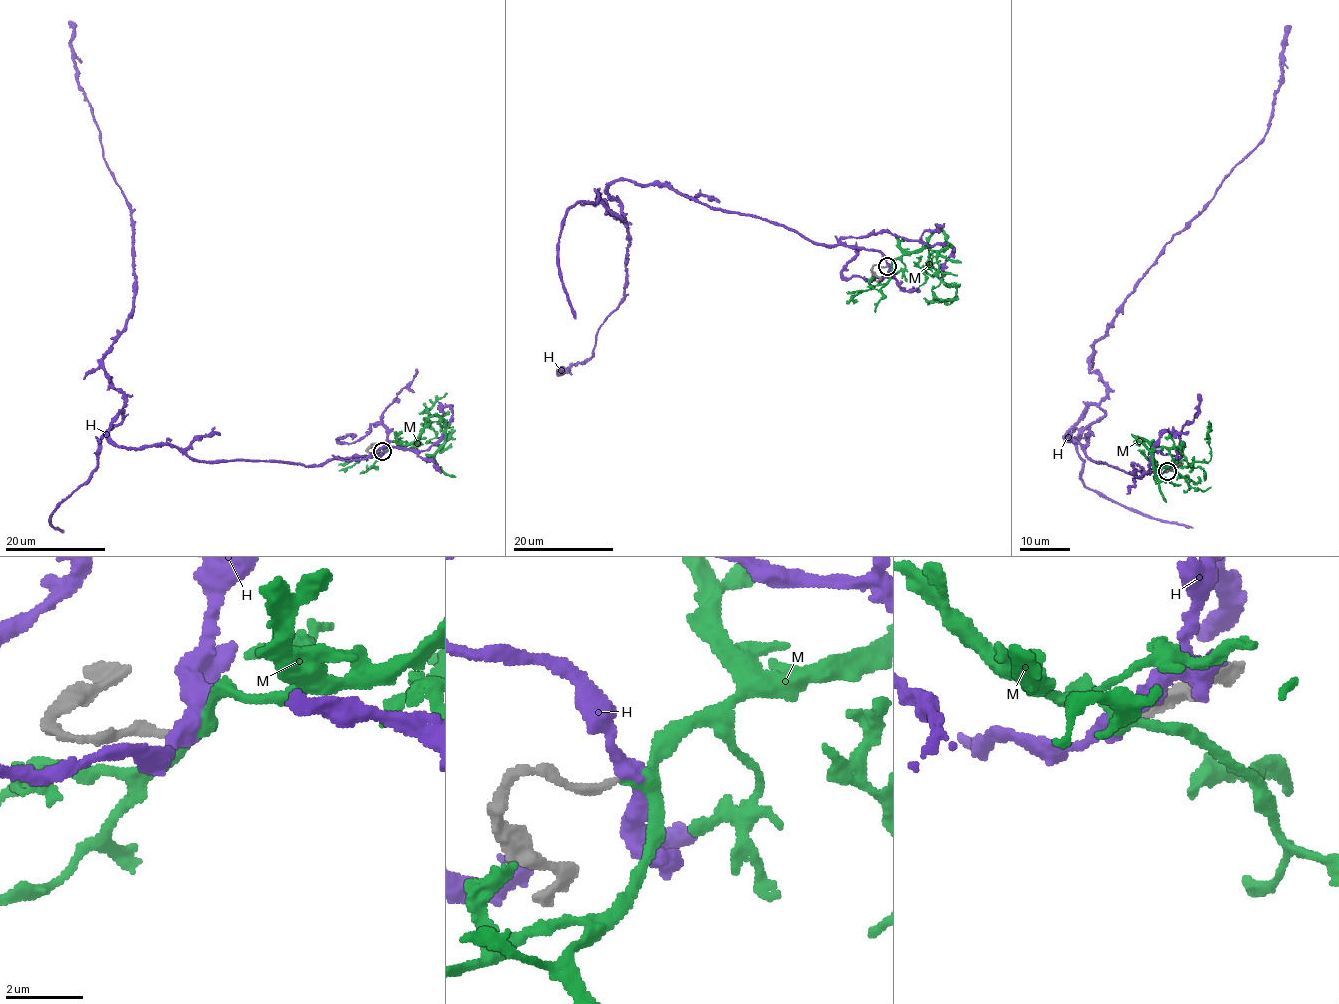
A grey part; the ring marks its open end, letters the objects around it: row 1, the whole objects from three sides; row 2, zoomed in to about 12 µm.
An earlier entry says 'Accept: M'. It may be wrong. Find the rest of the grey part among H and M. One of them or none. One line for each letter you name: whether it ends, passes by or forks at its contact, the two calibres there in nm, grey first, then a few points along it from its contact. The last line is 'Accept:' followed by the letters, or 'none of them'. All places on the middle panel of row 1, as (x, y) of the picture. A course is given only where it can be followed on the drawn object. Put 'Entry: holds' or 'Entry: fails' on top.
Entry: holds
M: it passes by | 240/260 nm | via (887, 266), (903, 255), (927, 246), (926, 270), (957, 289), (957, 296), (948, 304), (934, 302), (949, 299)
Accept: M

